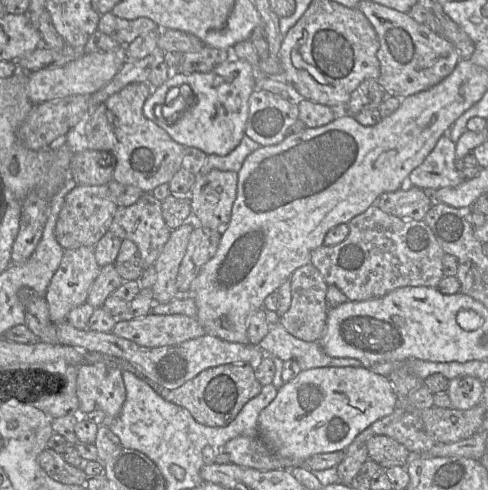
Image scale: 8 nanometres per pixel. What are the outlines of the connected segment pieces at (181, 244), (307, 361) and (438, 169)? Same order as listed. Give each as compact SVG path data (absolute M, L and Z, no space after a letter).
M192 218L175 230L171 230L169 240L154 262L157 281L152 291L153 298L157 302L168 303L177 296L176 280L179 268L187 250L190 234L195 226L200 225Z
M269 324L267 335L259 347L265 355L275 356L282 361L295 360L301 370L318 367L367 367L356 358L335 358L327 355L319 341L306 342L292 336L281 324Z
M443 135L426 159L408 176L407 185L434 191L455 187L464 180L455 168L455 143Z

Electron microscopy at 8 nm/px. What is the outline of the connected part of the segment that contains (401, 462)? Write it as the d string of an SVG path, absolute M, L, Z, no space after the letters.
M376 435L367 442L368 457L375 461L382 469L394 466L405 466L410 460L410 452L396 440Z

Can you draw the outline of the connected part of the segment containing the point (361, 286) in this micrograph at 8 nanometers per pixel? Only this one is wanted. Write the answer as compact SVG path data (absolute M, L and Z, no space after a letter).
M376 204L349 222L349 234L333 246L322 245L311 253L312 264L328 285L338 287L350 301L364 301L381 297L405 286L437 287L443 275L444 251L431 228L424 220L404 220L382 211Z

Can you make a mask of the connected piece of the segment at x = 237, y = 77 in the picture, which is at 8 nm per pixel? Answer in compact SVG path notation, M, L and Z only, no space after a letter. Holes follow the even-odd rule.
M231 57L227 61L218 65L209 72L195 72L184 74L181 72L172 72L169 78L152 92L143 105L143 114L149 120L157 123L169 136L185 147L195 147L202 150L207 155L225 156L234 150L245 135L245 127L249 114L249 97L256 89L256 72L251 64L245 60ZM173 87L181 89L182 98L186 103L182 114L172 114L165 118L165 121L157 119L154 113L154 107L165 103L168 91Z

